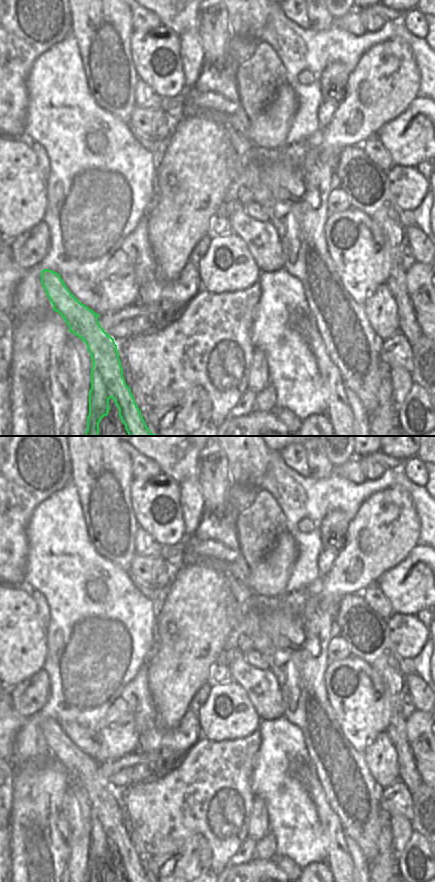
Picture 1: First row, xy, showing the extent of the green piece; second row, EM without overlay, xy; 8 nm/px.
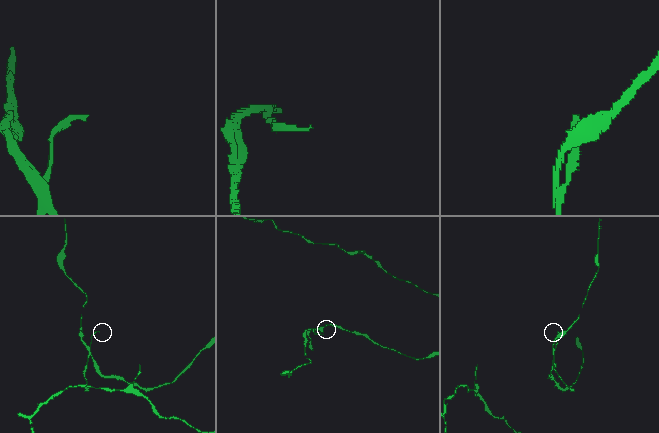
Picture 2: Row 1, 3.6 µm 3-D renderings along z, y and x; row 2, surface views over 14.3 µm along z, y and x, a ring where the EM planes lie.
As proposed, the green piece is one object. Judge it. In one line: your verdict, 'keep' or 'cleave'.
cleave

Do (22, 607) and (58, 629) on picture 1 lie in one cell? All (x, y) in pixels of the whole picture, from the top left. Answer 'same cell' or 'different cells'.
different cells

